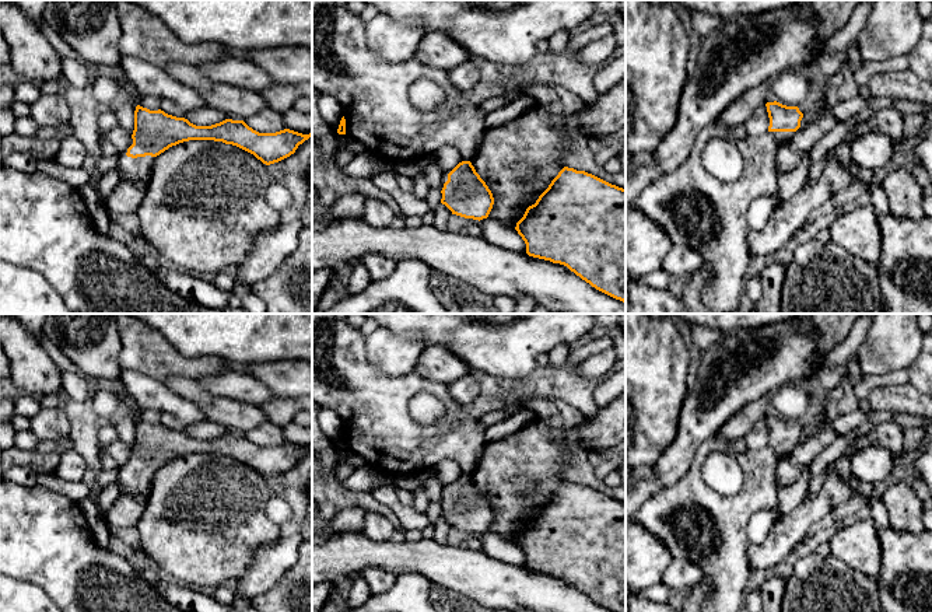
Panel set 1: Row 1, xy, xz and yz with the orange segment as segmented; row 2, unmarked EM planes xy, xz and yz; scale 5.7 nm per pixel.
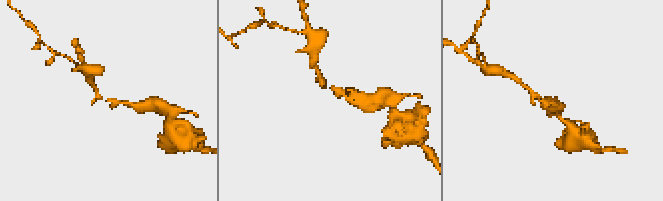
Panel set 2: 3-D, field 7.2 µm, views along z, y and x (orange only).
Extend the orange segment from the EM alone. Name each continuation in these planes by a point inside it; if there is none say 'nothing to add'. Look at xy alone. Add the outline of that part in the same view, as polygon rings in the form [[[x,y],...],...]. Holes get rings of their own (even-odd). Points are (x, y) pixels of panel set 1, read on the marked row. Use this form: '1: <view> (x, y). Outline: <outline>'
1: xy (139, 168). Outline: [[[130,139],[129,147],[132,144],[133,139]],[[127,148],[119,154],[116,165],[116,168],[120,172],[120,181],[148,181],[155,157],[146,155],[146,157],[132,158],[126,155]]]

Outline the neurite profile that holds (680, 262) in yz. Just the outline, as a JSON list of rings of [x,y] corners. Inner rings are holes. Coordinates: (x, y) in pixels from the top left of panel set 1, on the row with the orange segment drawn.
[[[673,245],[662,263],[662,269],[677,279],[691,276],[701,266],[701,253],[696,249],[682,245]]]

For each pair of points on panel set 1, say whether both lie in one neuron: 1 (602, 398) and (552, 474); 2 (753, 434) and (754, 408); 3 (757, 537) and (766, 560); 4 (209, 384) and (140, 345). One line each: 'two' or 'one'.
1: two
2: two
3: two
4: two

